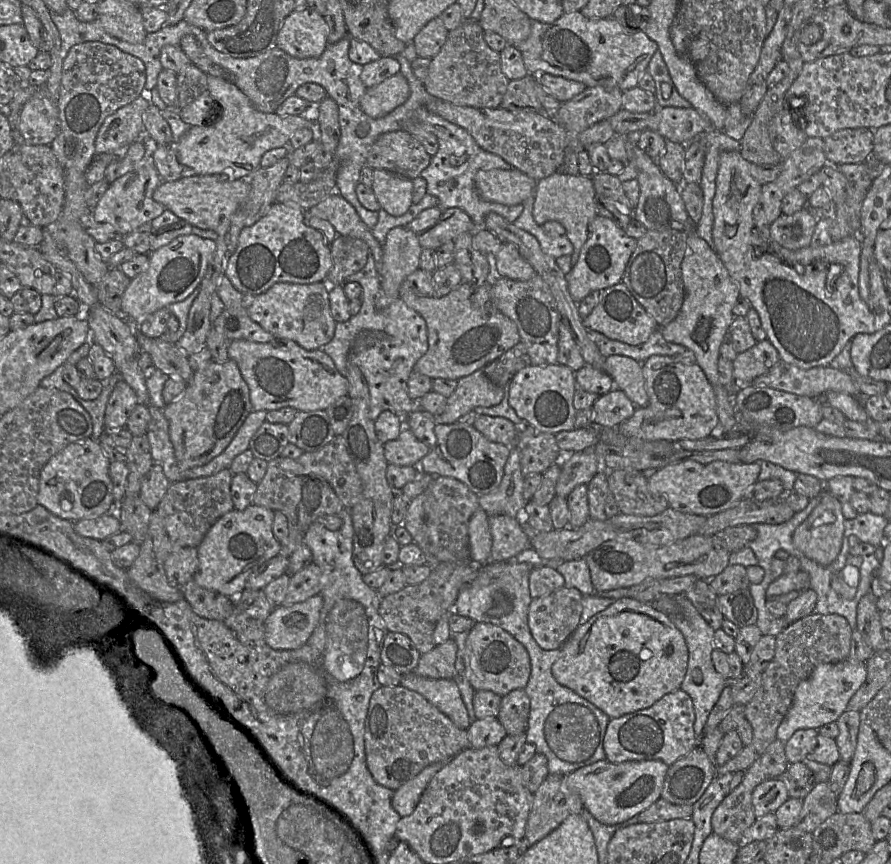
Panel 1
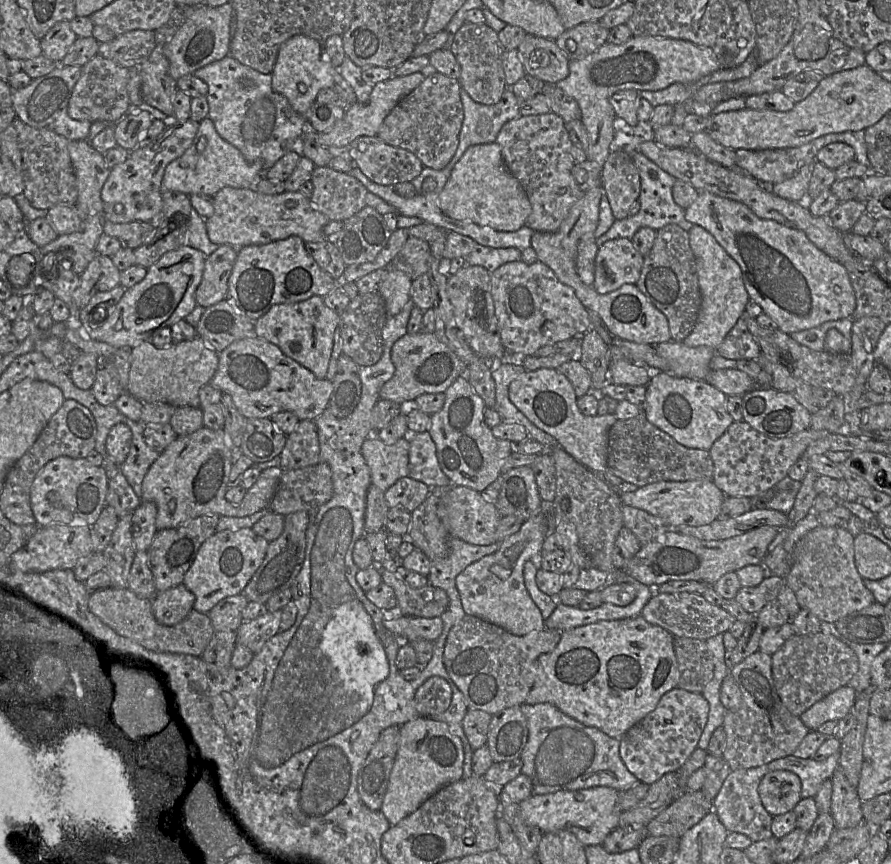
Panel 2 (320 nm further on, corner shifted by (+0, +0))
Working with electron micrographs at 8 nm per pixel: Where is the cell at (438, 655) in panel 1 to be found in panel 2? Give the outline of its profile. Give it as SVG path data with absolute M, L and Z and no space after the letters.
M442 677L428 678L415 693L415 706L422 717L444 713L452 701L452 689Z

